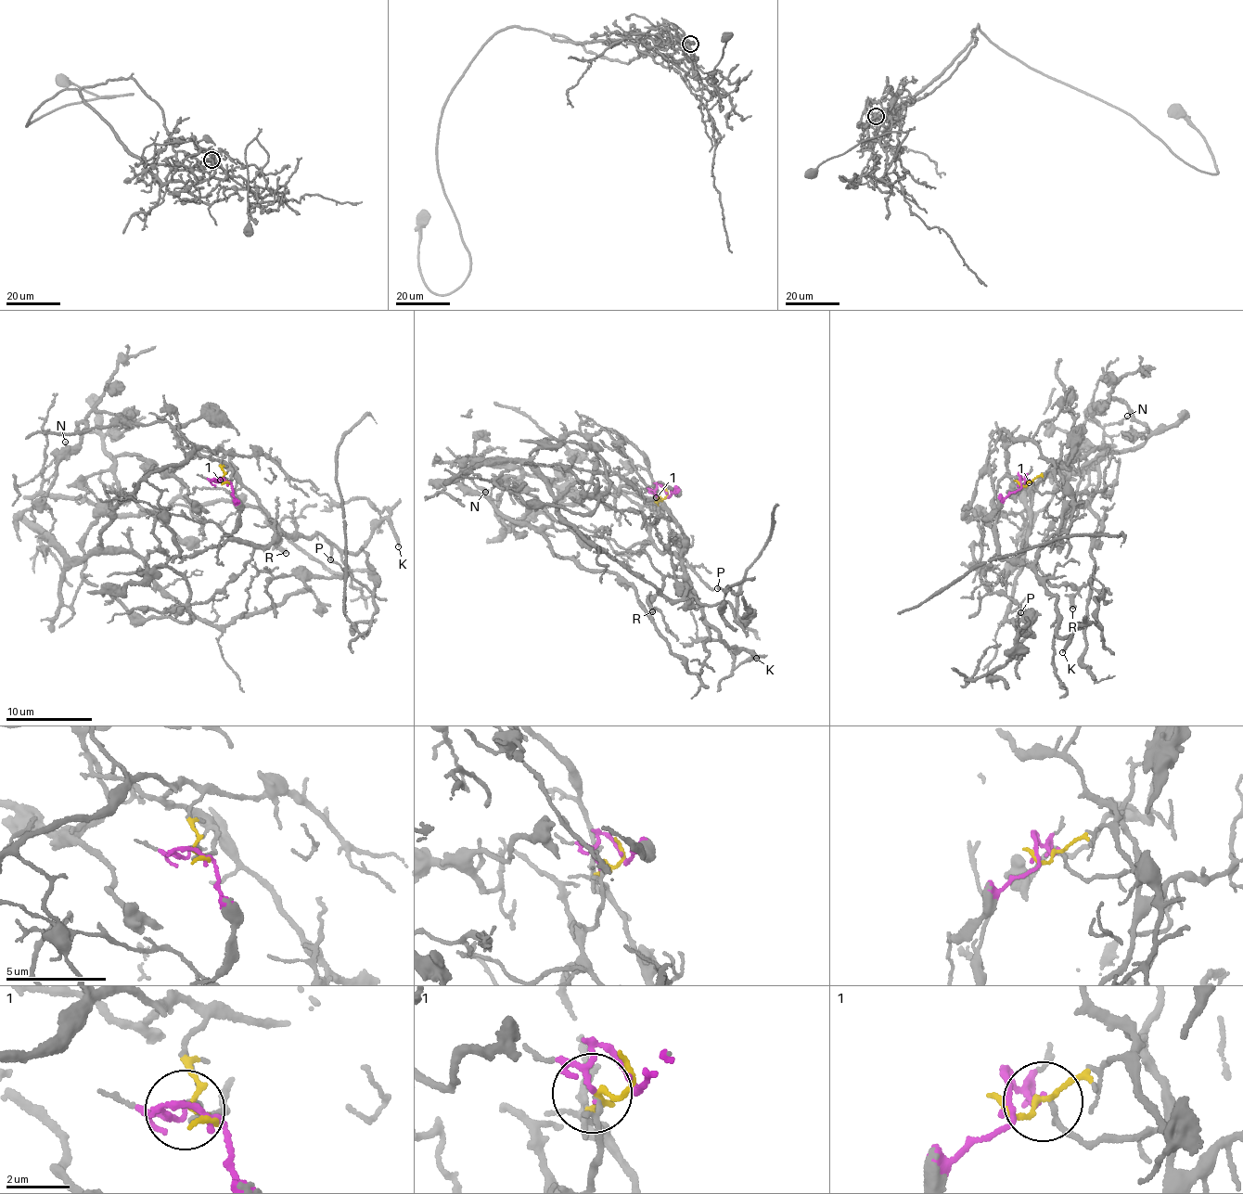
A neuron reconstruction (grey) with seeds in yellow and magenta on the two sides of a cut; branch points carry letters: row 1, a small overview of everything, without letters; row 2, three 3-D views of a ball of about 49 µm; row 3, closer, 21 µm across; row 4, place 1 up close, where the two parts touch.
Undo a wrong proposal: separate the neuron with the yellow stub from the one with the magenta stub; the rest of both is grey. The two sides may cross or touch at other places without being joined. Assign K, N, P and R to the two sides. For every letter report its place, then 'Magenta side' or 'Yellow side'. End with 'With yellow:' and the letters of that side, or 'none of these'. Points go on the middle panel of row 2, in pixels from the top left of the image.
K: Place: (756, 658). Magenta side
N: Place: (485, 492). Yellow side
P: Place: (717, 588). Yellow side
R: Place: (652, 611). Magenta side
With yellow: N, P

